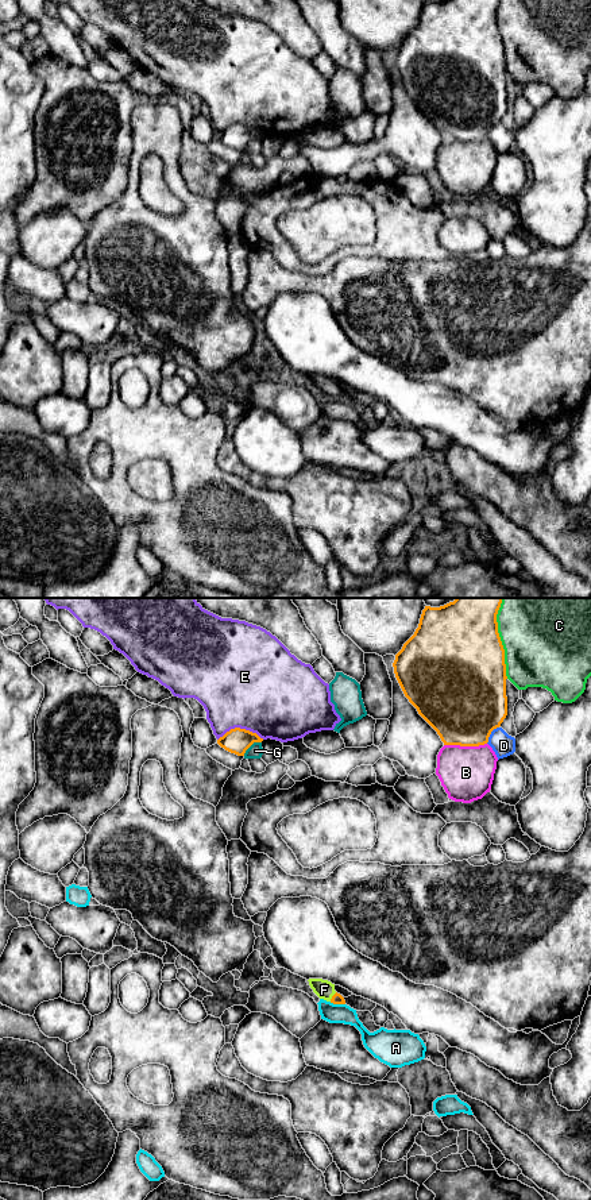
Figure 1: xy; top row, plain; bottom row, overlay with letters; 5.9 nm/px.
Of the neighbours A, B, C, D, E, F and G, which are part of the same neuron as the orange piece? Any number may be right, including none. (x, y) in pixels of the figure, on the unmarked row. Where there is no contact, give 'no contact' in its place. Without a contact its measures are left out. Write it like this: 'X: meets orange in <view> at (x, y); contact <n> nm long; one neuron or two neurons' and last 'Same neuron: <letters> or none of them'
A: meets orange in xy at (338, 398); contact 100 nm long; two neurons
B: meets orange in xy at (464, 141); contact 260 nm long; two neurons
C: meets orange in xy at (501, 37); contact 440 nm long; two neurons
D: meets orange in xy at (490, 128); contact 130 nm long; two neurons
E: meets orange in xy at (240, 124); contact 280 nm long; two neurons
F: meets orange in xy at (332, 392); contact 70 nm long; one neuron
G: meets orange in xy at (251, 139); contact 140 nm long; two neurons
Same neuron: F

